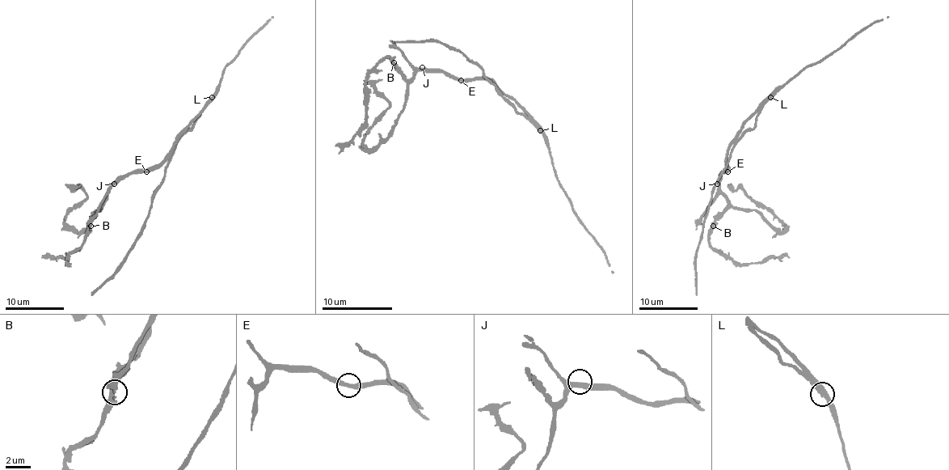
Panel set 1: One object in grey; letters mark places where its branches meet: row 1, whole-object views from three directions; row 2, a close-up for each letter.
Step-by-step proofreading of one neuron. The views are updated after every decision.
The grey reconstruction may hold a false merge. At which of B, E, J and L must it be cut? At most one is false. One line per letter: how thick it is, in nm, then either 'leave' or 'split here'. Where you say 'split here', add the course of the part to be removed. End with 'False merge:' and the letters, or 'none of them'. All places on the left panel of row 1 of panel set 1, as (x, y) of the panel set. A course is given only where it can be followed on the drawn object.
B: 400 nm | leave
E: 400 nm | leave
J: 420 nm | leave
L: 440 nm | split here | (212, 96), (193, 127), (189, 129), (175, 145), (141, 234), (125, 261), (92, 295)
False merge: L

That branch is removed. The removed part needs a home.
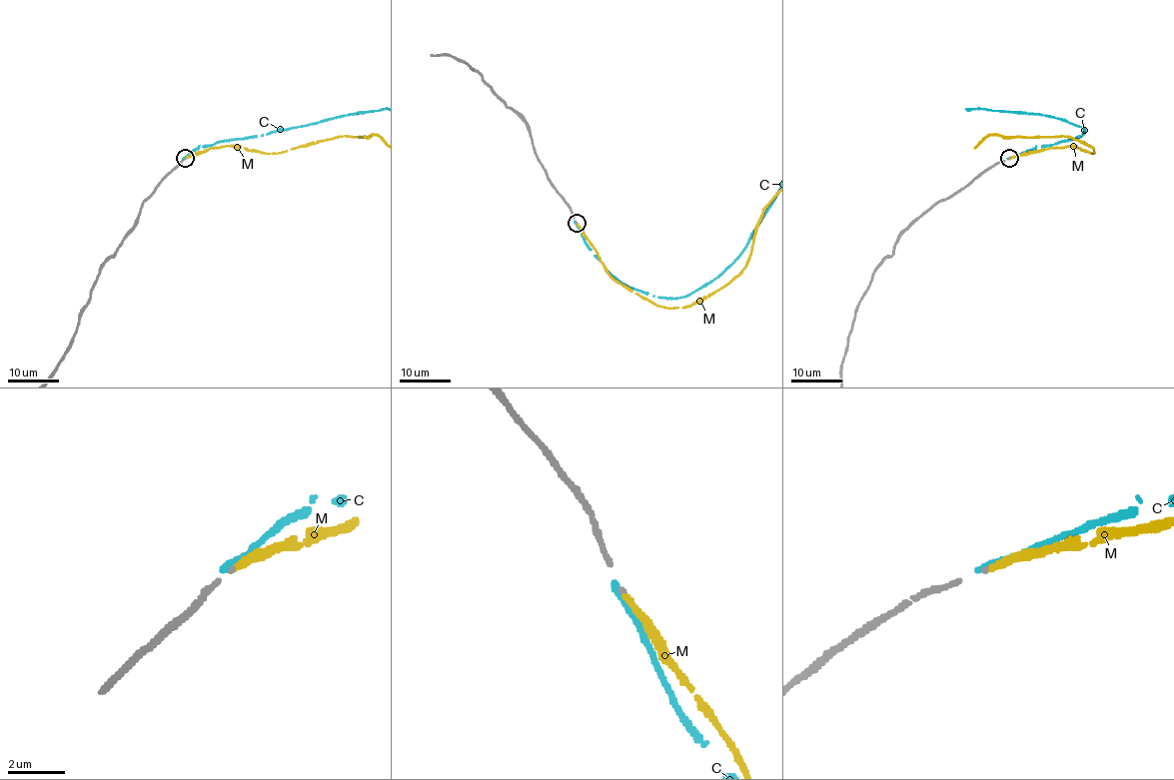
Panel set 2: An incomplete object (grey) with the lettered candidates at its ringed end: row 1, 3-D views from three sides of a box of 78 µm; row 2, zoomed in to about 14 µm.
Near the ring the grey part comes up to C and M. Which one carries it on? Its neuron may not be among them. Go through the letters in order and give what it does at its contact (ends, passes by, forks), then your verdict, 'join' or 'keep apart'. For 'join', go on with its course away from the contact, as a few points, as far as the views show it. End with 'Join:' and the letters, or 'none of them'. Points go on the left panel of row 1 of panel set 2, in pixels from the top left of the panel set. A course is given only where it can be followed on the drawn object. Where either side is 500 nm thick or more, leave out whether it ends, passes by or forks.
C: it ends there; keep apart
M: it ends there; join
Join: M

